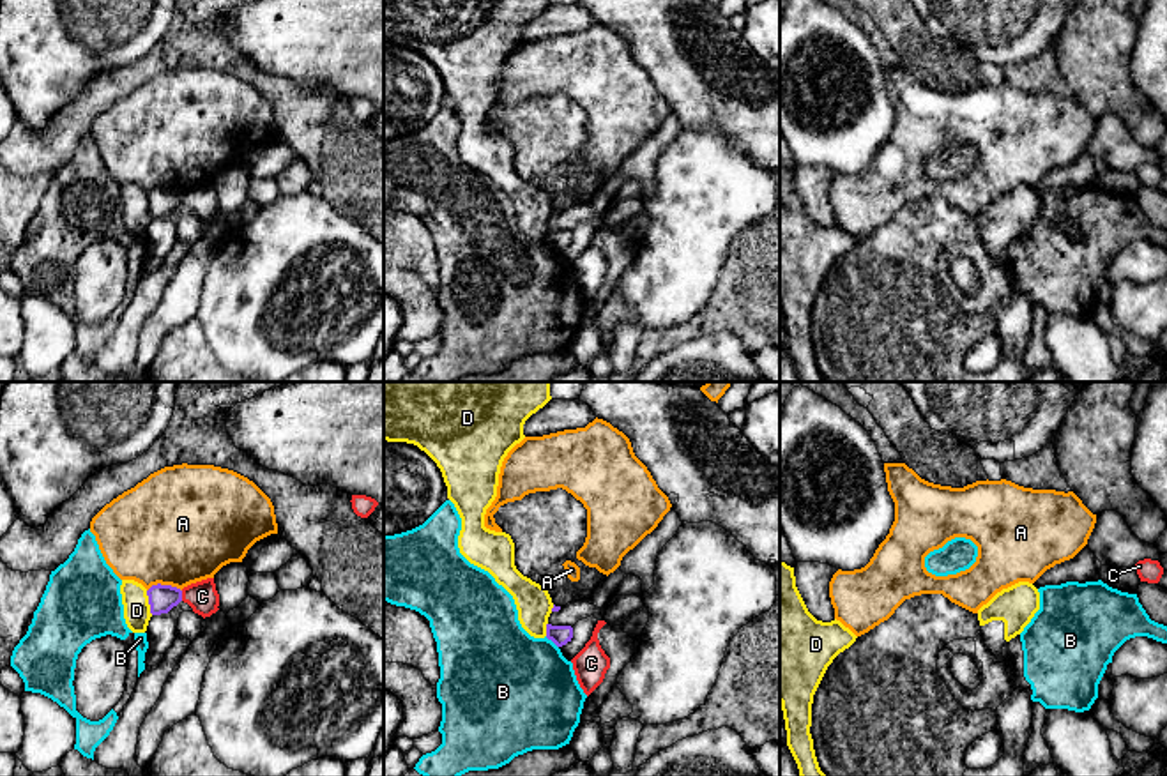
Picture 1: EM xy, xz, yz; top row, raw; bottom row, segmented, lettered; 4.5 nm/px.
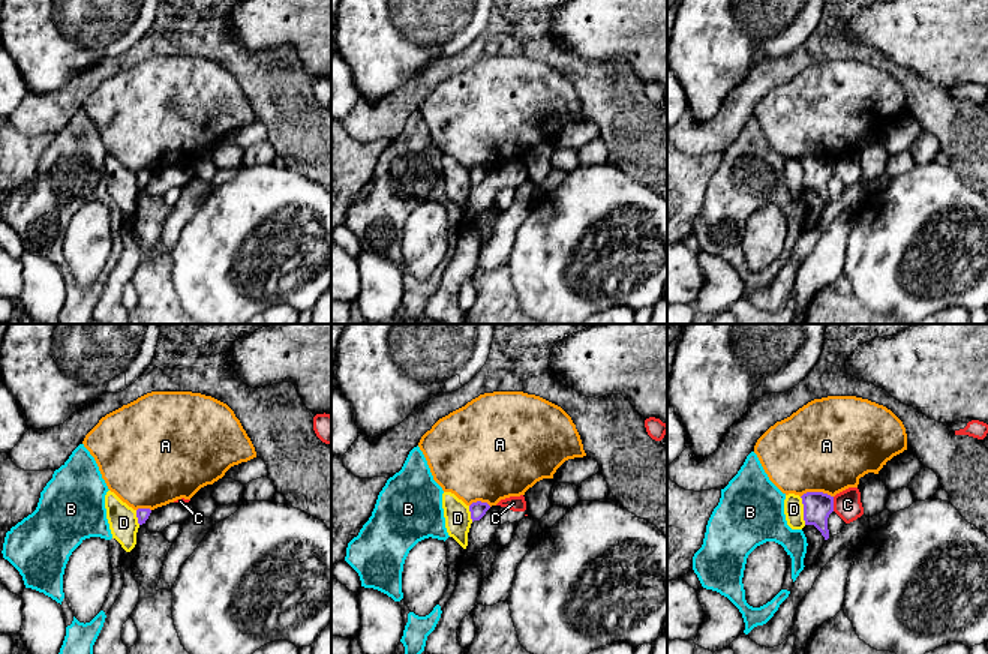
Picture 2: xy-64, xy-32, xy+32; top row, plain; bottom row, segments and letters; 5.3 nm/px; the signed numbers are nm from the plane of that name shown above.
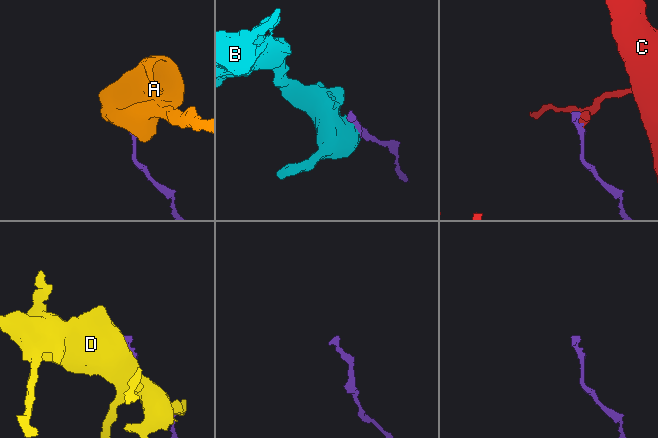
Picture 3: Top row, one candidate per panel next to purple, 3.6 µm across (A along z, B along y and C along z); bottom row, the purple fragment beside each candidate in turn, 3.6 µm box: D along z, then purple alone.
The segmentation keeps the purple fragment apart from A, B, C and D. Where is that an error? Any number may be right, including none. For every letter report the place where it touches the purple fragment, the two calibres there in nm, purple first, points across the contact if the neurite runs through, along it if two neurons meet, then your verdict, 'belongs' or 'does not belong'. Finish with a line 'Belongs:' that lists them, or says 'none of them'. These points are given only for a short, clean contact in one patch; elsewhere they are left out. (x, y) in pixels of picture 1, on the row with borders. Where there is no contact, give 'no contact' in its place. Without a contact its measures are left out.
A: meets purple in xy at (163, 585); 130 nm thick on the purple side, 480 nm on the other; border along xy (181, 589), (170, 584), (154, 584), (147, 591); does not belong
B: meets purple in xz at (552, 640); 90 nm thick on the purple side, 460 nm on the other; does not belong
C: meets purple in xy at (181, 596); 130 nm thick on the purple side, 140 nm on the other; does not belong
D: meets purple in xy at (149, 603); 130 nm thick on the purple side, 130 nm on the other; border along xy (145, 591), (152, 614); does not belong
Belongs: none of them

